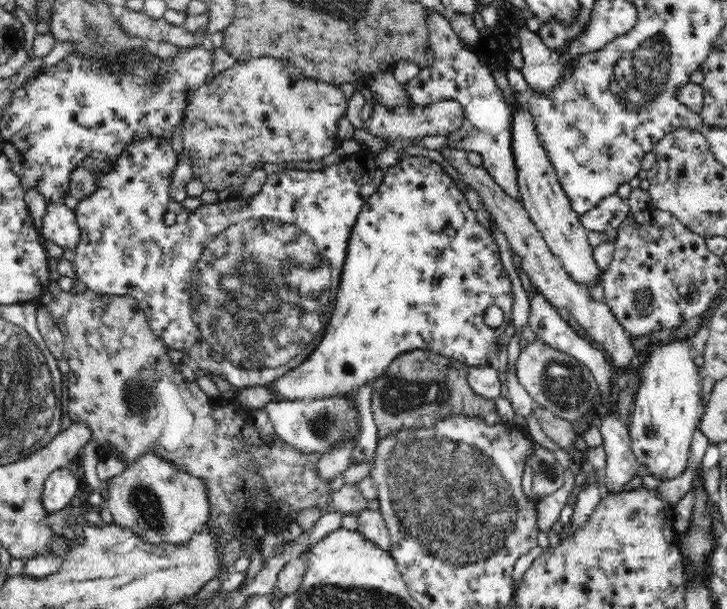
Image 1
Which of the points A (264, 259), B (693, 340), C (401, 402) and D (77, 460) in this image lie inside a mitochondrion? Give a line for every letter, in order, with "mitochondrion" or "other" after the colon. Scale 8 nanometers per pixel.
A: mitochondrion
B: other
C: mitochondrion
D: other

